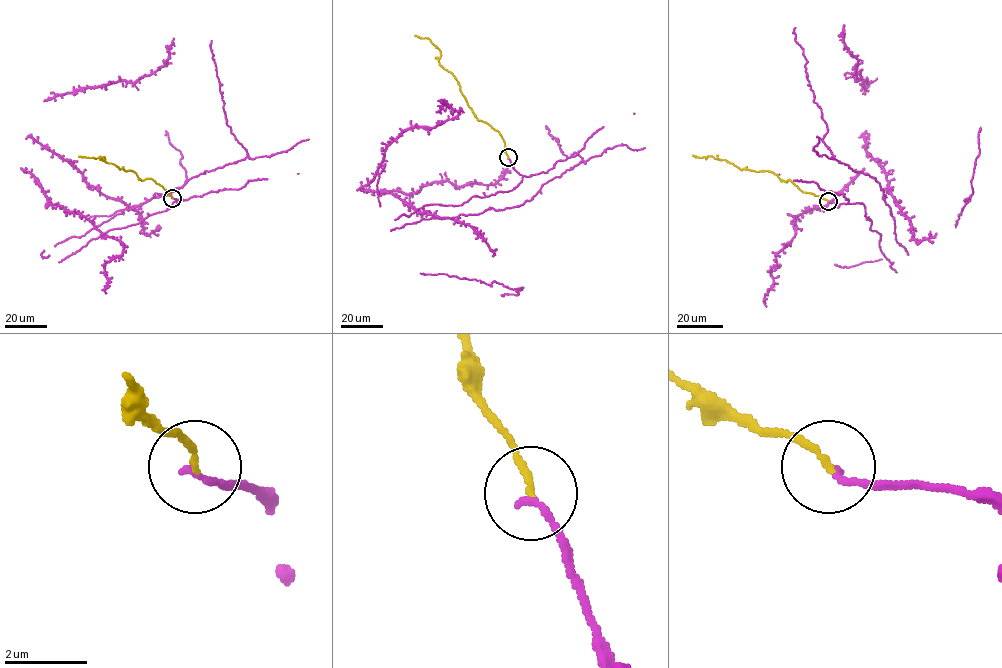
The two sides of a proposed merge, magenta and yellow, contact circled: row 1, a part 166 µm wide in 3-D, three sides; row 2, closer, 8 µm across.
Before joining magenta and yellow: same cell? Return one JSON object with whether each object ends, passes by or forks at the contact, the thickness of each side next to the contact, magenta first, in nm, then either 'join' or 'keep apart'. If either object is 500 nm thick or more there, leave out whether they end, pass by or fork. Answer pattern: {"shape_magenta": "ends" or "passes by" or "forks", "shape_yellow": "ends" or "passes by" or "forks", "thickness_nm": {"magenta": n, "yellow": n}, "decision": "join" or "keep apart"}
{"shape_magenta": "ends", "shape_yellow": "ends", "thickness_nm": {"magenta": 160, "yellow": 160}, "decision": "join"}

